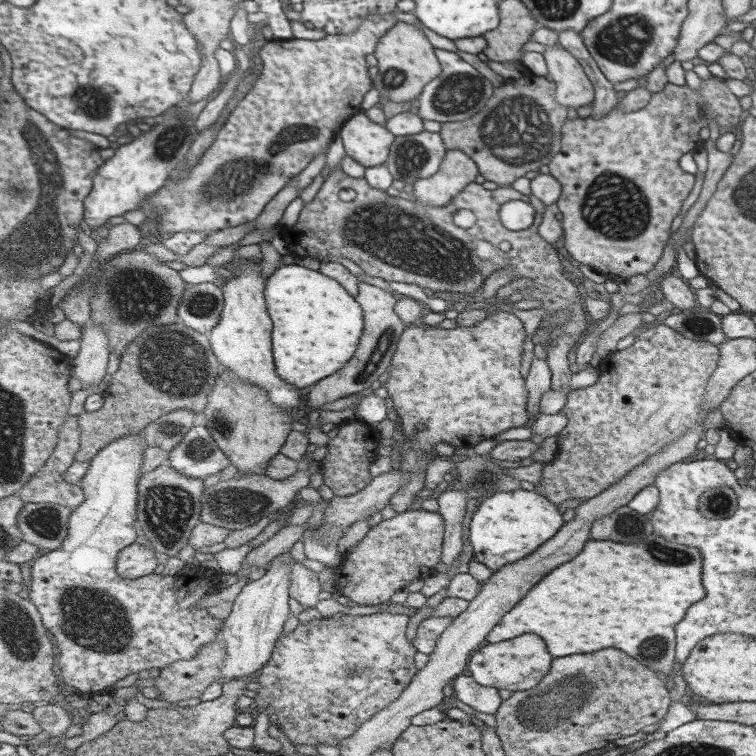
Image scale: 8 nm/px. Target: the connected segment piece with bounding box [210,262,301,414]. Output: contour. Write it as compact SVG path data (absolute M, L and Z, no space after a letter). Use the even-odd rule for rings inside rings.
M255 262L247 264L229 264L229 271L234 274L232 279L221 286L224 290L224 310L221 320L214 330L210 331L210 341L214 353L227 369L233 371L239 378L262 386L269 393L269 400L289 414L299 408L299 390L295 386L285 384L273 372L271 362L271 320L267 312L265 291L268 277L261 272L261 266Z

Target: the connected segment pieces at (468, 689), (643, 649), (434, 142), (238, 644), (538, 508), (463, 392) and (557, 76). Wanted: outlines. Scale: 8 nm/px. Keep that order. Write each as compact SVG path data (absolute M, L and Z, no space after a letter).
M469 676L455 678L451 687L457 700L485 714L495 714L502 701L497 689L481 686Z
M657 538L657 546L589 540L577 558L557 566L557 570L541 578L533 590L529 590L500 618L499 624L488 633L488 642L501 642L531 632L541 634L541 638L549 642L549 655L555 658L595 652L601 648L617 648L625 650L625 654L651 670L667 672L676 659L673 656L673 626L683 618L685 610L700 601L706 592L699 582L701 567L699 550L677 542L665 542L663 538Z
M422 130L417 134L394 137L383 164L393 180L403 180L411 185L434 174L445 151L439 133Z
M288 552L278 554L266 563L266 573L247 582L233 602L232 611L225 619L221 628L221 636L226 642L227 659L221 672L223 677L220 684L231 682L235 678L248 677L262 670L270 662L269 654L276 644L277 636L281 632L283 622L287 620L289 614L289 582L291 555Z
M521 488L509 492L496 492L477 505L469 522L468 540L472 546L472 560L477 560L493 572L505 564L525 558L545 540L549 540L563 524L551 500L535 491Z
M496 310L475 326L459 326L453 330L441 330L425 324L417 328L405 326L404 333L401 333L401 338L396 342L393 360L386 370L389 377L385 380L384 387L393 402L392 410L400 416L402 426L407 426L407 430L413 430L417 426L431 430L433 436L423 438L427 444L431 444L431 440L443 440L455 448L472 447L508 428L529 426L529 418L533 418L533 413L529 414L527 410L529 392L525 388L523 350L524 324L509 312Z
M545 47L542 52L547 76L555 83L555 98L566 108L577 109L590 104L594 99L594 88L579 61L563 47Z

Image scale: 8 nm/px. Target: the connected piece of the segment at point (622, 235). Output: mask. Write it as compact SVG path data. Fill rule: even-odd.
M710 76L705 80L700 78L700 87L696 90L693 86L685 84L677 86L667 82L661 89L654 89L646 105L639 110L625 112L616 102L608 113L599 118L577 116L565 121L561 129L561 155L557 155L557 158L548 162L548 172L560 184L560 199L554 207L562 216L560 225L562 226L563 246L573 260L578 264L588 265L597 274L602 274L617 283L627 281L629 277L636 275L649 274L651 270L661 266L661 258L665 258L665 246L669 246L673 238L673 222L677 222L677 214L681 214L681 206L685 206L685 198L689 198L689 194L693 194L693 186L697 186L697 174L689 174L689 170L681 166L681 158L685 158L685 154L689 154L692 150L701 150L701 130L705 130L705 127L709 126L709 122L713 120L718 128L747 122L747 114L745 106L741 106L741 98L729 92L725 78L715 76Z

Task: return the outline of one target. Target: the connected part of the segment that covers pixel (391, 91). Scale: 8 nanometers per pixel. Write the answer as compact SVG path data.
M397 21L376 45L373 56L377 60L378 79L373 86L383 101L403 102L416 99L425 85L440 74L440 63L423 31L417 26Z

